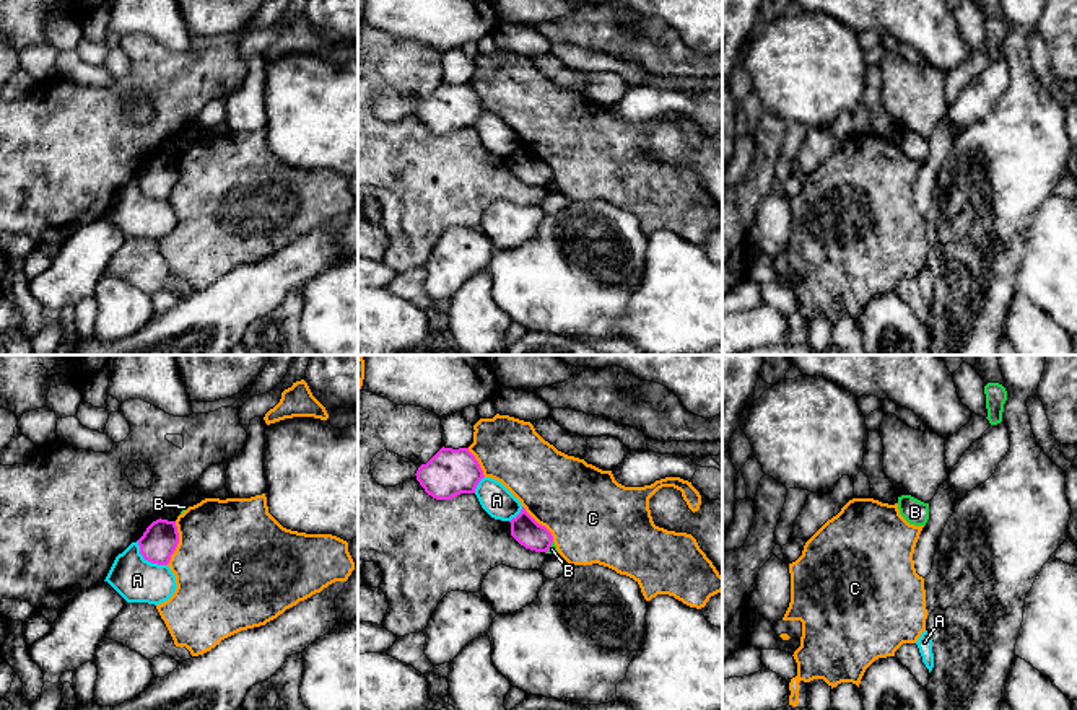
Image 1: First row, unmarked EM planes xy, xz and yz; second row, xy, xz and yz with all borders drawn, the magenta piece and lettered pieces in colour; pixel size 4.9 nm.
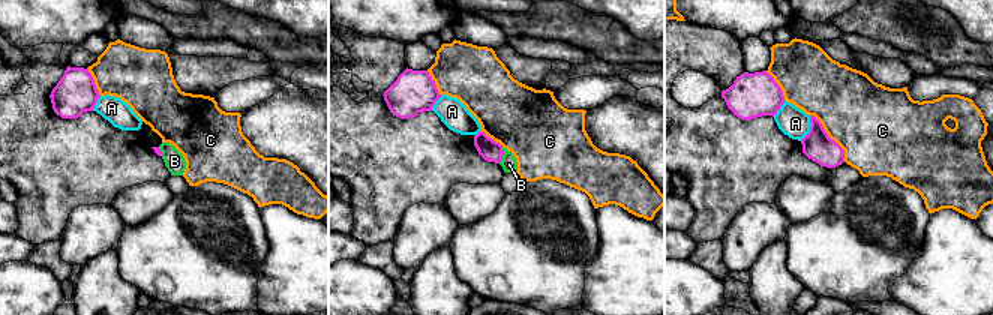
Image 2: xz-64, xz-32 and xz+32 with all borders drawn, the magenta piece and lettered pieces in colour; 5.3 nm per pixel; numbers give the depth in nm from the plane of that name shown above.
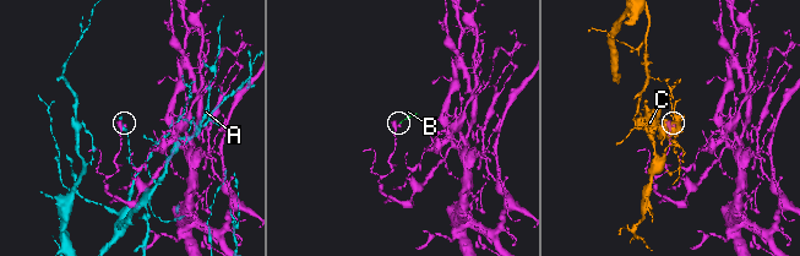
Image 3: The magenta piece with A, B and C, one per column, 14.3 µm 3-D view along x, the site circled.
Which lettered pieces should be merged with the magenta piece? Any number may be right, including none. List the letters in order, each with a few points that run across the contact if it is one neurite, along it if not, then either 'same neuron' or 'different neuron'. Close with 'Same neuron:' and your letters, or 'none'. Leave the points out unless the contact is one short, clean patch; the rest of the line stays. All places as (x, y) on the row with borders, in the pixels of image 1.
A: different neuron
B: line xz (552, 541), (545, 552); different neuron
C: different neuron
Same neuron: none

